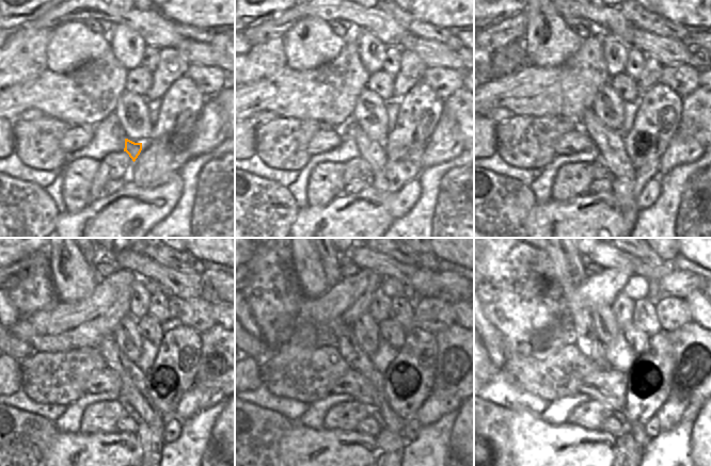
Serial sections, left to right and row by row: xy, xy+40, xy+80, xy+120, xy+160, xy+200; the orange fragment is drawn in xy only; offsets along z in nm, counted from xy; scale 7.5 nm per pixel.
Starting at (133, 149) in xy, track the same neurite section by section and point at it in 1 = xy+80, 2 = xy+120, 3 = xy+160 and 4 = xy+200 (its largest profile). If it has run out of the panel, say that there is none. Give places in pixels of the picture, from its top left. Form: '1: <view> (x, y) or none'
1: xy+80 (610, 143)
2: xy+120 (135, 395)
3: xy+160 (357, 359)
4: xy+200 (569, 270)

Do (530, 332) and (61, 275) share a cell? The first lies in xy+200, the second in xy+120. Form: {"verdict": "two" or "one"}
{"verdict": "two"}

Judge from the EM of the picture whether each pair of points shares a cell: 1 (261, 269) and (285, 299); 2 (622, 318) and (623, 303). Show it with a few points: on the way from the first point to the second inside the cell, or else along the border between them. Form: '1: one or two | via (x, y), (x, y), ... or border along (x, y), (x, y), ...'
1: one | via (268, 276), (281, 291)
2: one | via (622, 315), (623, 306)

